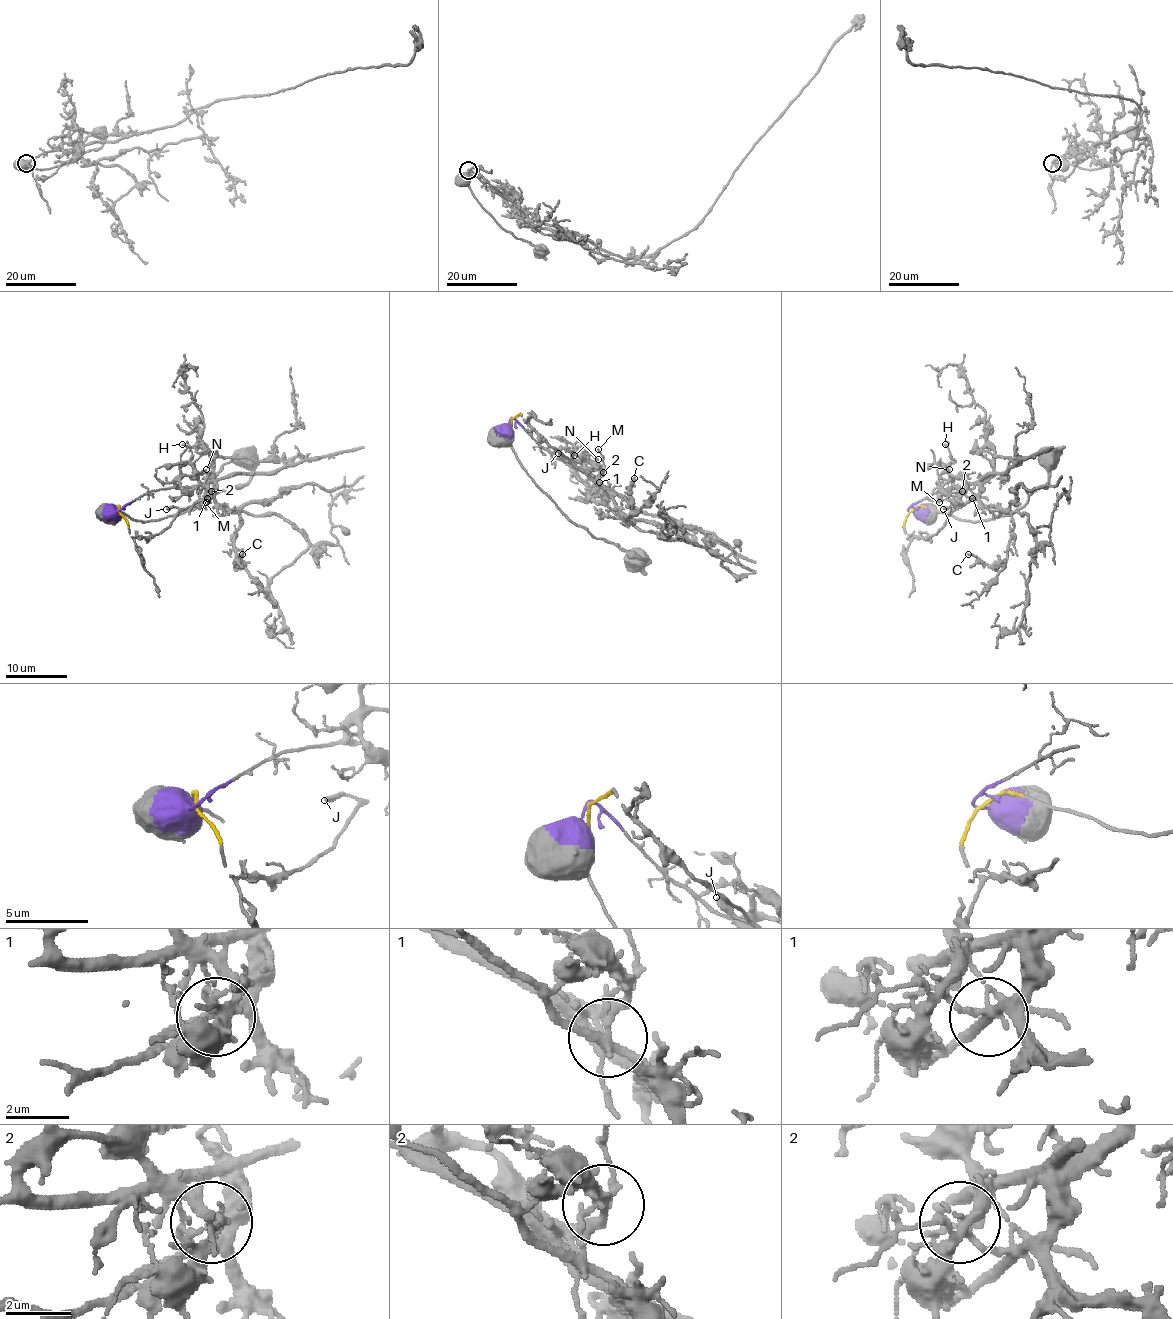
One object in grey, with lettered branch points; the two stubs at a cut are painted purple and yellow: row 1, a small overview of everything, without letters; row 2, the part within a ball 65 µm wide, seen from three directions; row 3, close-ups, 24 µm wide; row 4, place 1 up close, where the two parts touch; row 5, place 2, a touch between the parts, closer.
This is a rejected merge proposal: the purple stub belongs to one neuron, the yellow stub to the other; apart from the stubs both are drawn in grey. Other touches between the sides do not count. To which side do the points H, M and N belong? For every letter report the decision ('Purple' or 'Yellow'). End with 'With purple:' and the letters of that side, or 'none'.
H: Purple
M: Purple
N: Purple
With purple: H, M, N

